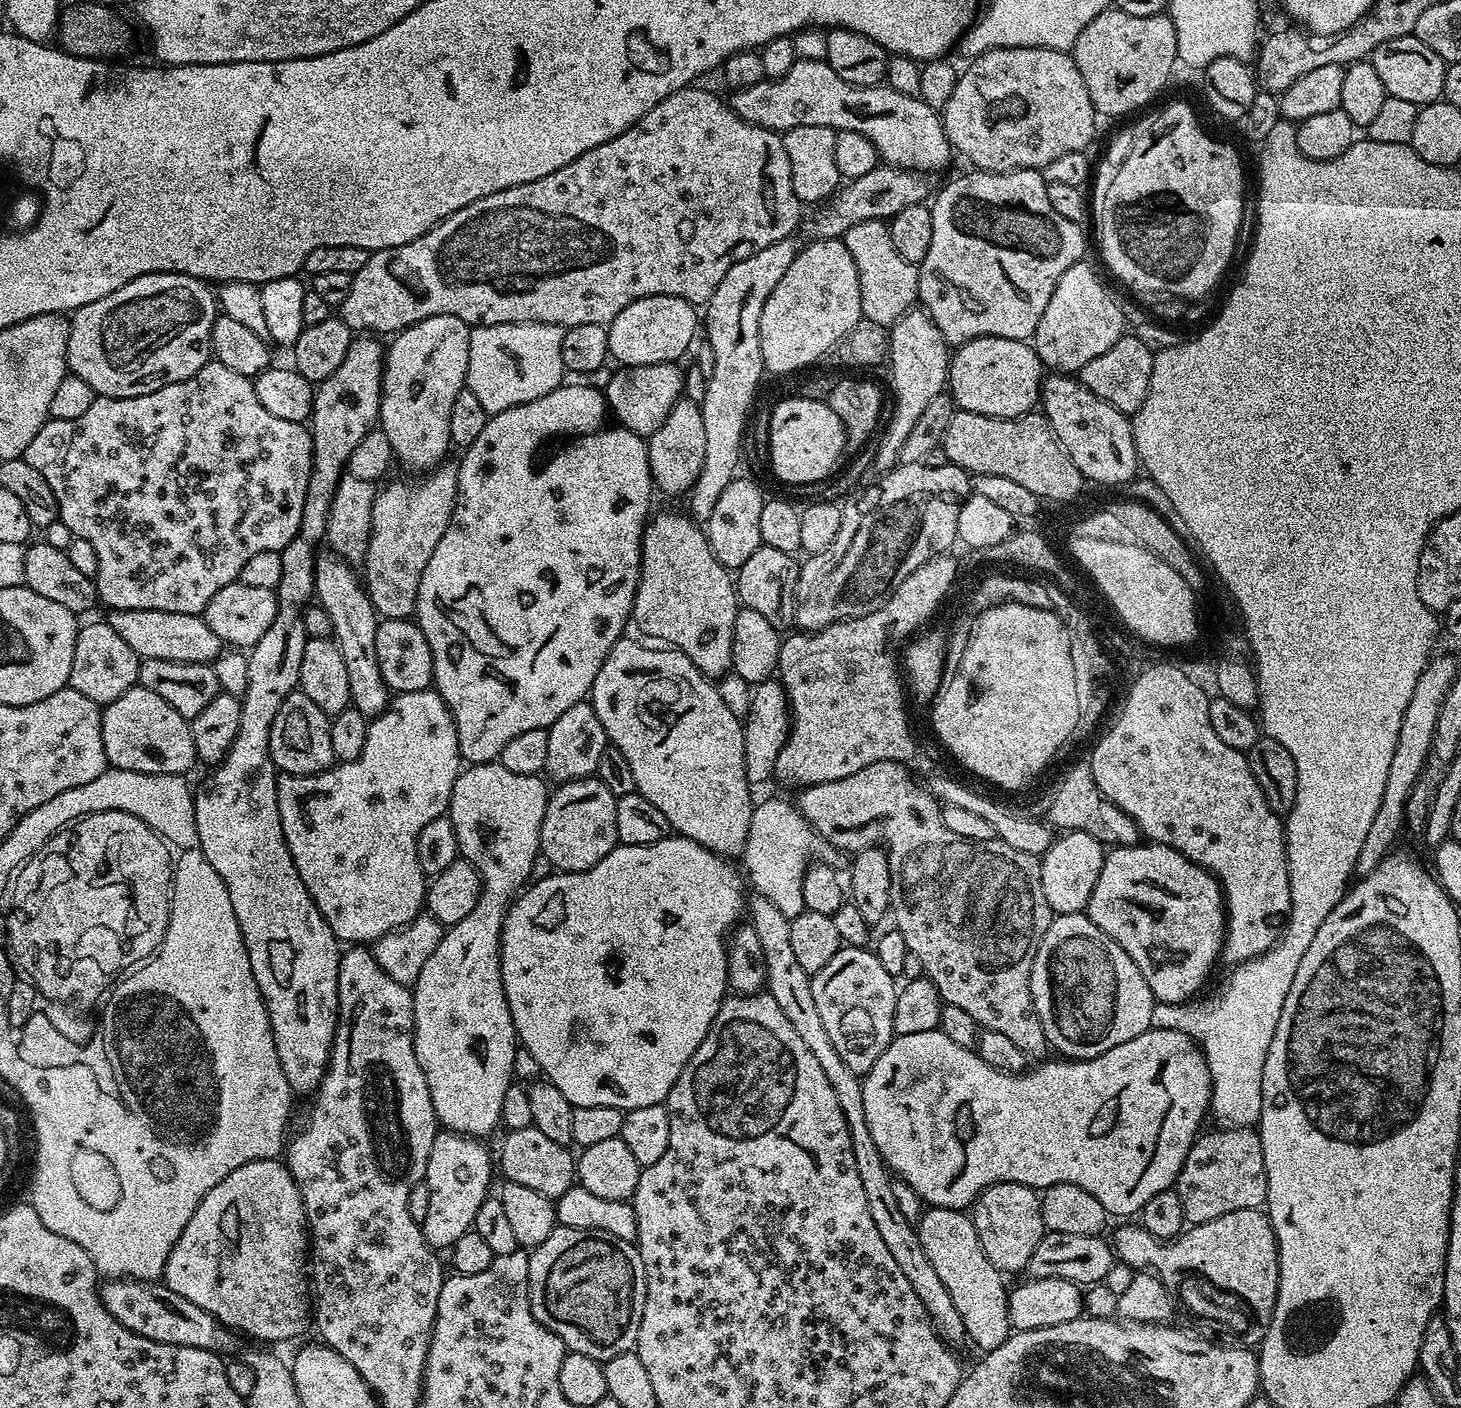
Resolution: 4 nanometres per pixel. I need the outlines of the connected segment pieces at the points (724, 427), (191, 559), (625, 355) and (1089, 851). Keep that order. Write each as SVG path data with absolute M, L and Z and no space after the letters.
M796 238L779 240L766 246L766 250L758 250L758 254L750 254L750 258L742 258L742 262L734 262L703 309L702 332L708 335L705 336L706 343L710 350L714 350L714 374L706 378L705 384L708 385L704 388L704 397L698 400L706 433L706 454L702 470L687 497L687 511L697 522L707 522L710 514L714 514L714 505L722 490L737 479L736 467L744 452L744 427L748 424L748 411L756 400L760 379L766 376L760 341L762 306L766 306L766 298L774 294L774 286L782 282L782 274L786 274L801 247L801 241L796 241Z
M212 358L209 359L206 366L202 366L202 370L198 370L198 374L194 374L182 382L174 382L170 386L162 386L162 390L157 392L142 394L138 398L110 398L109 396L102 396L95 400L90 406L90 410L86 410L86 414L82 414L78 418L70 418L69 420L53 420L50 418L44 423L42 430L38 430L38 434L34 434L30 446L26 446L22 459L30 462L30 466L34 466L34 470L38 470L38 474L42 474L42 478L46 478L50 490L54 490L54 498L58 498L59 519L61 522L66 526L70 526L72 535L77 541L85 540L92 547L92 552L96 555L96 572L94 571L96 594L99 603L101 605L105 604L105 609L118 612L122 610L166 610L174 614L199 616L203 613L204 607L210 602L210 598L214 598L214 594L218 594L218 590L222 590L222 586L235 584L239 581L242 566L246 566L246 562L250 562L250 558L254 558L254 554L262 554L263 552L281 553L284 547L298 534L300 523L302 522L302 506L306 500L306 490L310 482L310 474L312 473L312 433L304 424L286 422L286 418L278 418L276 415L270 414L270 410L266 410L266 406L262 406L262 402L258 402L255 383L249 377L238 374L235 370L230 370L228 366L224 366L222 362Z
M647 296L638 298L615 316L608 329L608 354L620 366L650 366L671 364L693 347L692 339L698 336L698 312L690 302L673 296Z
M1064 832L1053 839L1052 845L1039 857L1042 894L1046 894L1046 902L1053 913L1065 916L1087 909L1098 876L1102 873L1105 855L1105 845L1085 832Z

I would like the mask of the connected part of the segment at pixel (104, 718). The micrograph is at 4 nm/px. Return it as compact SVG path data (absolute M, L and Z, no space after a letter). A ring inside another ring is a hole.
M139 686L126 690L122 698L103 705L100 721L102 746L111 767L142 774L184 776L187 768L197 763L189 721L184 720L170 702L158 698L154 690Z

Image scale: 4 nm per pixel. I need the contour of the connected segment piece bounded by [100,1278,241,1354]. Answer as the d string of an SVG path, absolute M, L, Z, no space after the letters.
M112 1278L100 1284L100 1297L106 1310L114 1314L114 1318L118 1318L122 1326L159 1344L194 1346L194 1350L217 1354L232 1352L240 1344L241 1337L233 1329L226 1327L217 1316L211 1316L209 1312L202 1310L202 1306L194 1306L190 1298L174 1294L174 1290L170 1290L163 1282Z

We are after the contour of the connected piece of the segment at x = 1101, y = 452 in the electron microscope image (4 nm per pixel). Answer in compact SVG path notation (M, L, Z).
M1052 374L1043 381L1040 394L1042 414L1048 419L1052 433L1060 439L1060 445L1070 454L1074 466L1084 475L1085 481L1096 484L1124 484L1138 472L1136 443L1132 437L1132 422L1125 413L1118 411L1110 402L1102 402L1098 394L1086 390L1086 386L1072 374Z

